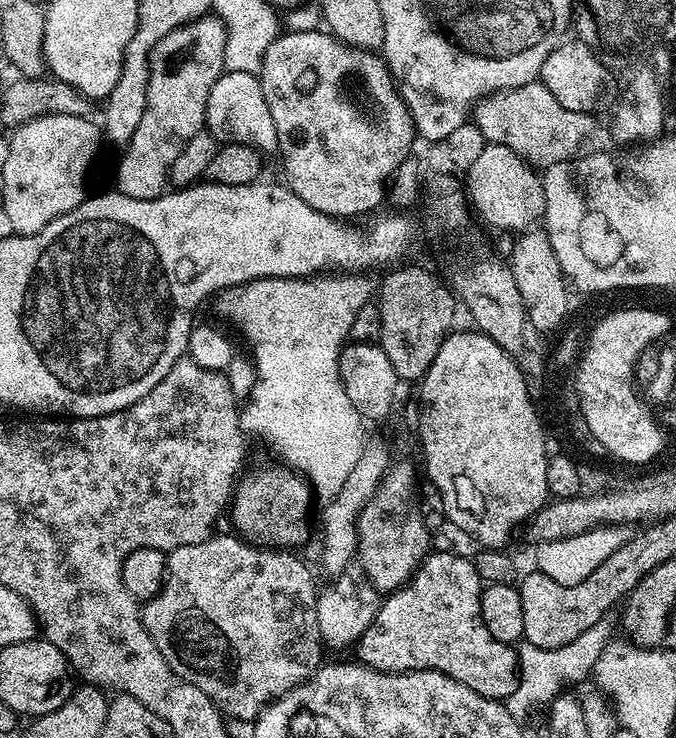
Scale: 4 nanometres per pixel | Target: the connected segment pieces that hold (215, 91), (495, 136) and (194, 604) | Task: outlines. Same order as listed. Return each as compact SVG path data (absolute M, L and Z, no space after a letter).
M225 71L218 82L210 86L204 123L208 135L220 144L253 144L262 154L275 153L278 149L278 130L274 130L274 118L270 118L266 94L262 94L259 75L251 72Z
M542 82L523 84L507 92L493 92L474 108L476 128L490 144L510 146L514 154L537 170L546 170L554 162L577 155L580 144L591 132L595 117L587 112L566 110Z
M213 534L202 542L178 546L167 553L164 582L156 596L143 605L142 615L150 638L154 638L154 646L158 646L162 658L166 658L166 662L170 666L170 670L174 670L174 674L178 674L186 682L198 686L198 690L202 690L202 694L209 696L225 717L231 718L233 716L236 720L252 722L269 704L282 698L290 690L294 690L299 684L314 675L316 669L321 667L322 661L325 659L323 656L326 654L326 647L319 634L318 614L316 613L318 585L316 586L312 581L311 570L291 551L269 550L253 546L241 539L239 535L231 535Z

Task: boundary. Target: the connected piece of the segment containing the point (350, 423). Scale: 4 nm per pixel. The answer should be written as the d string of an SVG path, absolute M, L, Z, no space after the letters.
M317 274L311 278L297 278L295 280L287 280L281 276L268 276L264 280L251 280L249 284L224 288L221 292L215 293L214 296L216 308L220 311L221 318L229 320L234 327L240 328L245 342L252 347L250 359L256 366L256 381L252 387L252 393L249 394L242 408L242 427L245 433L252 435L253 432L256 436L262 436L272 446L273 450L284 459L281 461L287 467L299 472L311 484L315 499L320 502L333 500L338 494L338 490L342 490L346 478L350 478L350 470L354 470L354 466L358 466L358 458L366 444L364 441L365 421L358 414L358 410L354 410L354 402L350 402L350 398L346 394L346 386L342 386L340 351L344 349L345 344L349 343L350 325L354 322L358 310L362 310L362 306L366 306L373 299L374 284L371 284L364 276L338 275L342 274Z

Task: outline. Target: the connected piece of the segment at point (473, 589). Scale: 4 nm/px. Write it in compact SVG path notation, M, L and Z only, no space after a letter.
M435 552L425 556L423 564L403 588L383 597L369 629L354 645L355 659L379 672L441 672L454 678L454 682L462 682L462 686L470 686L474 694L482 694L491 700L504 702L507 696L515 697L518 652L513 645L498 642L498 638L486 630L486 622L482 622L482 582L475 563L469 557L467 560L452 552Z

